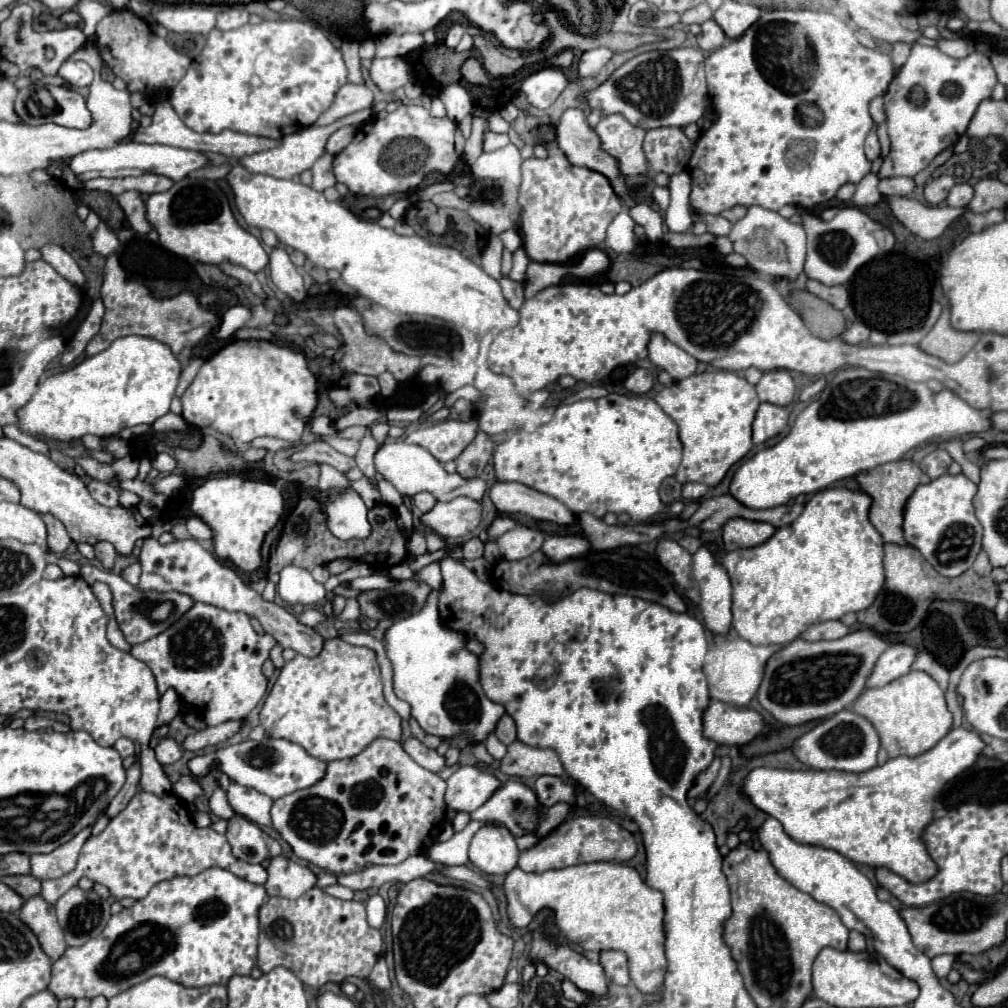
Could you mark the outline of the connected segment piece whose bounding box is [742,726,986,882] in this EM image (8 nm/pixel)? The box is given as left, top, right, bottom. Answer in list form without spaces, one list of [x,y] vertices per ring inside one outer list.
[[[960,726],[950,730],[932,750],[916,758],[908,756],[890,758],[884,766],[876,766],[864,774],[850,774],[838,770],[820,772],[820,770],[754,768],[744,778],[742,794],[748,796],[758,810],[776,818],[784,826],[784,832],[800,844],[814,844],[836,850],[848,860],[866,864],[870,868],[884,866],[900,874],[902,878],[908,878],[908,882],[926,882],[928,878],[932,878],[932,874],[936,874],[936,864],[932,862],[932,858],[928,858],[924,846],[920,846],[920,830],[924,830],[924,826],[932,822],[932,806],[936,794],[952,778],[968,770],[976,762],[984,746],[986,744],[978,732]]]

